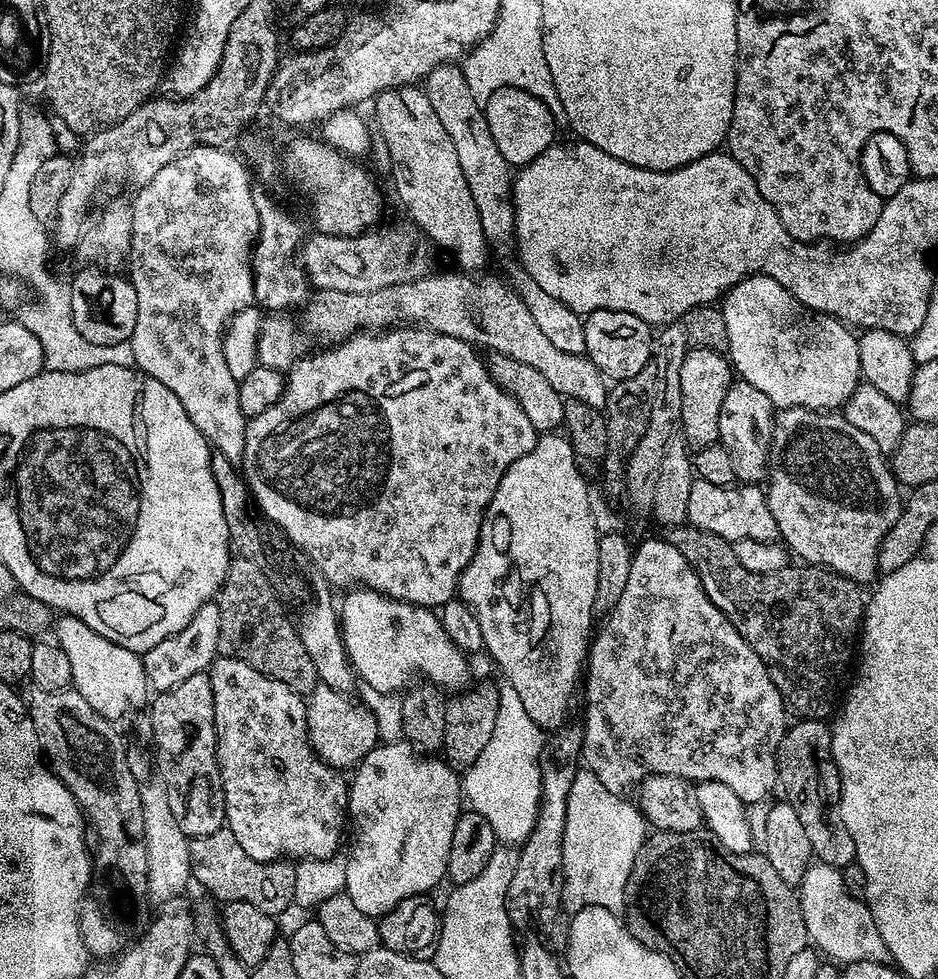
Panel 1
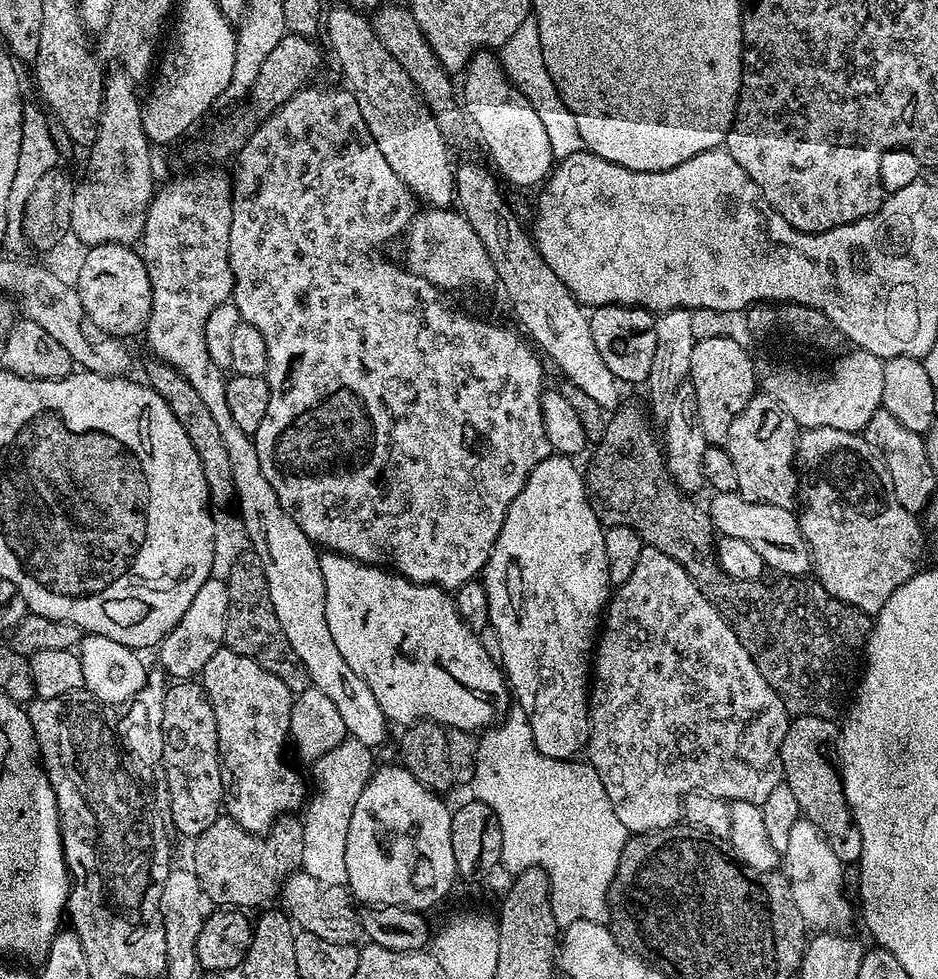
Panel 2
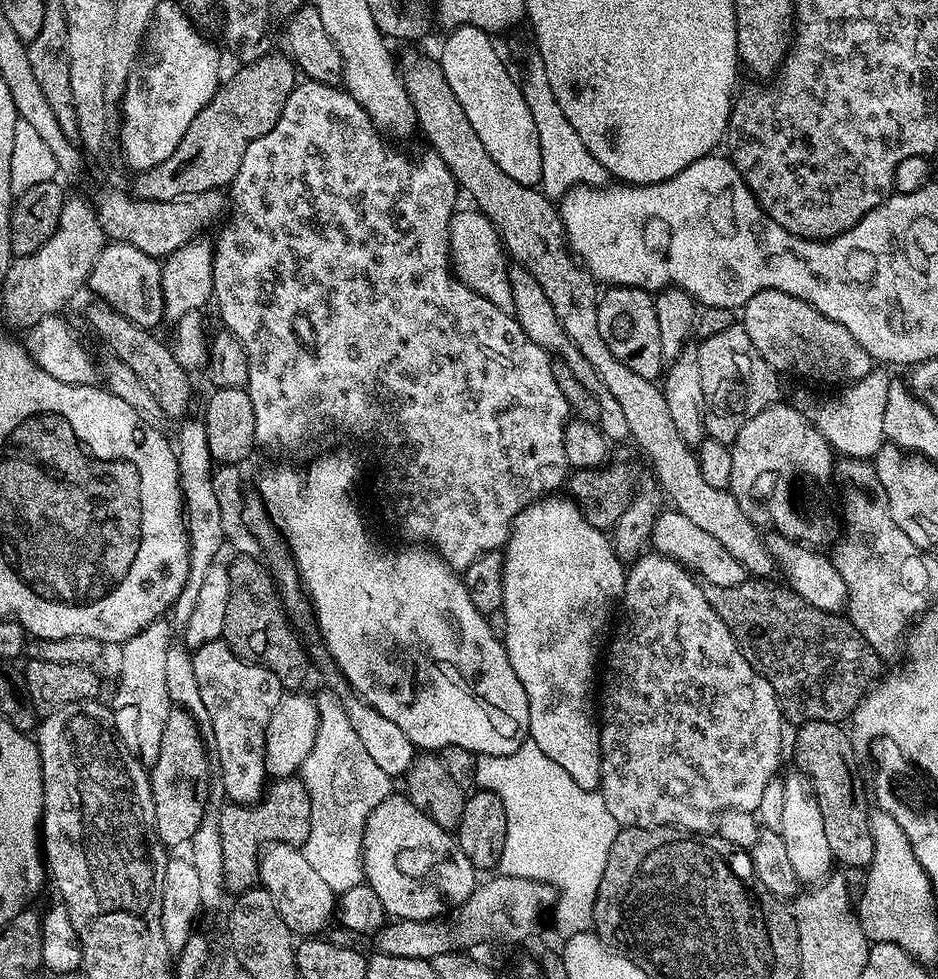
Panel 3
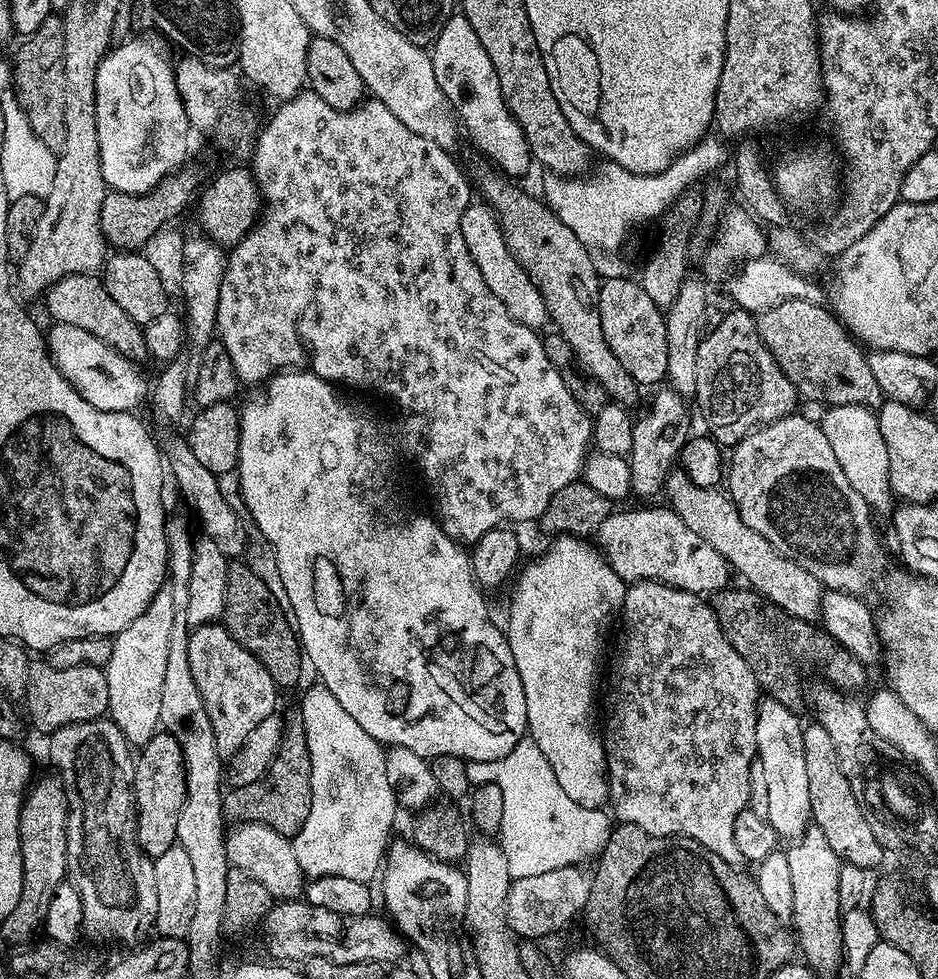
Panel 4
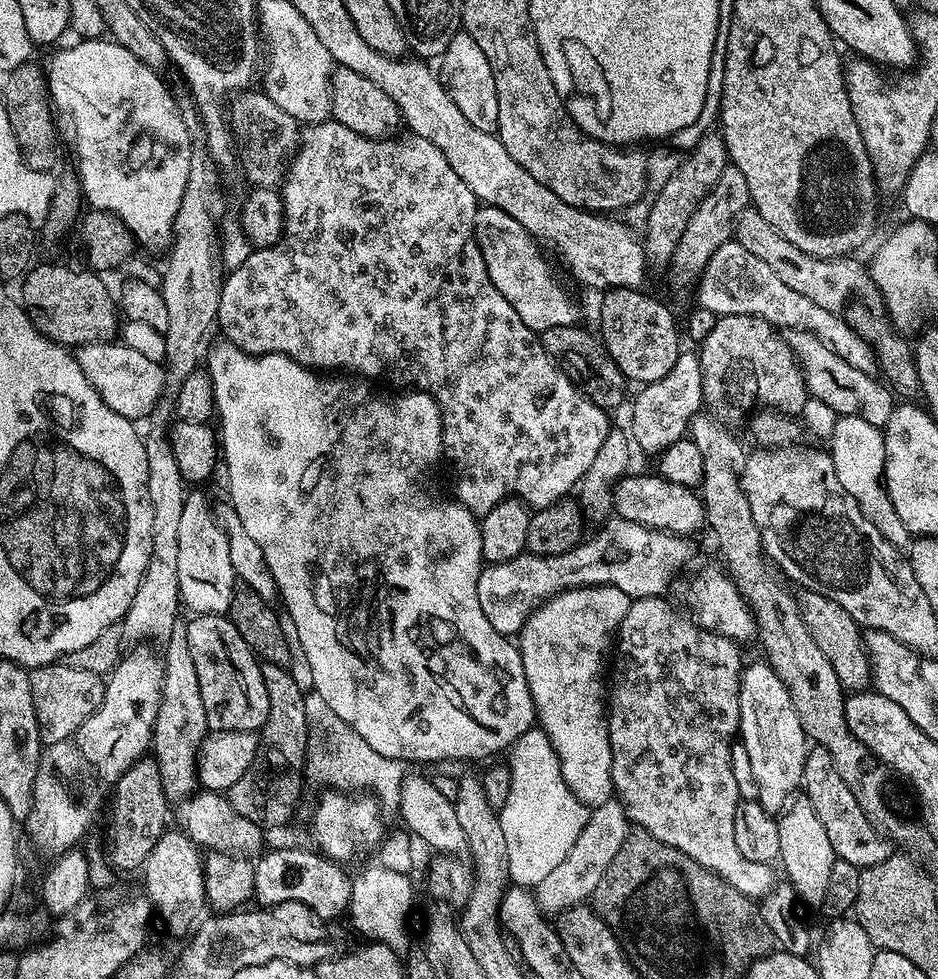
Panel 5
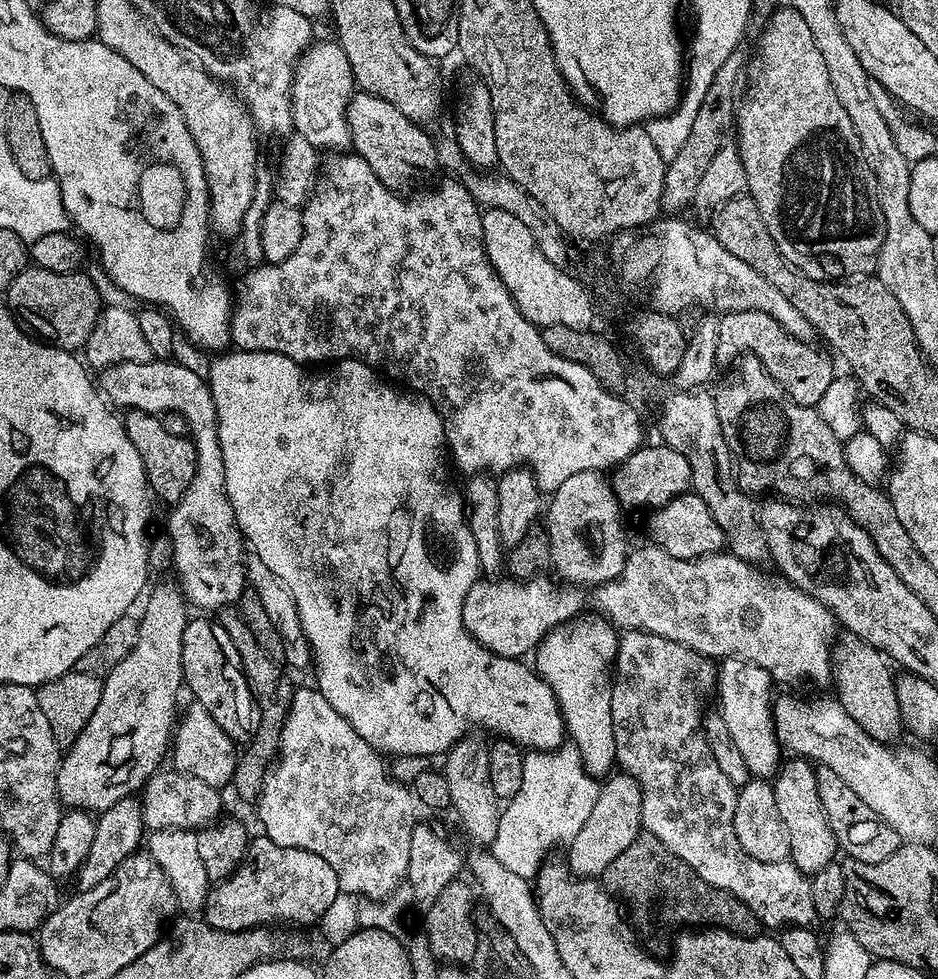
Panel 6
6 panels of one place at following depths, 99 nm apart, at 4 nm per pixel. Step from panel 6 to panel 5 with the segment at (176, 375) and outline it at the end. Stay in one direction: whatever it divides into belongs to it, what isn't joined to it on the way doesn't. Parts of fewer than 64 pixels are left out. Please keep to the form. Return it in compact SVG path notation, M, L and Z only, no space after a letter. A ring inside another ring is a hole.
M123 342L81 344L75 349L74 355L78 362L78 366L82 370L82 374L86 374L90 386L94 386L94 390L102 398L102 402L106 402L106 406L110 406L110 410L122 414L130 421L139 421L139 416L147 417L149 413L151 413L153 406L159 402L160 397L165 395L165 365L158 361L150 361L145 355L138 354L137 350L132 350L130 346ZM192 490L184 497L182 519L178 525L178 586L180 598L185 609L192 614L224 614L232 607L232 599L238 590L238 581L234 574L234 566L230 566L230 545L226 542L226 534L222 526L218 526L214 508L208 505L208 496L204 490Z

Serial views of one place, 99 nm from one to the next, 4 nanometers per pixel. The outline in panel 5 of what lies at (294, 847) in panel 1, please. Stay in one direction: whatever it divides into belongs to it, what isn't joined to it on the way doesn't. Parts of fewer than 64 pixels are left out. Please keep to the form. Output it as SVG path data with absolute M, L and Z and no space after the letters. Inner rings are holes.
M196 614L191 619L184 629L184 638L190 642L190 655L198 673L209 729L212 732L259 733L268 721L270 710L266 682L262 682L261 661L227 615Z

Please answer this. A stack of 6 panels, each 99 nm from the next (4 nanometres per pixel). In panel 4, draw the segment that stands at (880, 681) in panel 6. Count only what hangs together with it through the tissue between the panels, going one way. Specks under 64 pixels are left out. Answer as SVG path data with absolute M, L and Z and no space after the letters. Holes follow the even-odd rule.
M673 470L664 482L664 492L668 496L667 503L678 518L682 518L703 541L710 542L725 559L729 569L735 575L737 572L745 580L741 581L757 596L787 617L809 622L821 619L820 606L825 589L818 578L802 570L798 562L790 562L790 558L781 556L778 550L774 550L774 546L770 546L770 542L766 542L766 538L762 538L762 534L758 534L758 530L746 526L736 505L723 491L694 486L694 482L690 482L683 470Z

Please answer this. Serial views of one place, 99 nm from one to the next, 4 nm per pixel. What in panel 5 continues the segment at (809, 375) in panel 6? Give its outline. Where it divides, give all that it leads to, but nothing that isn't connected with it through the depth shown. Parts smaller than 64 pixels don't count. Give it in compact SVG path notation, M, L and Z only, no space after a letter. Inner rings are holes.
M757 316L719 317L714 330L699 345L698 355L702 366L704 408L707 415L725 426L736 426L744 415L747 417L759 408L796 418L810 398L804 372L787 339L773 324Z

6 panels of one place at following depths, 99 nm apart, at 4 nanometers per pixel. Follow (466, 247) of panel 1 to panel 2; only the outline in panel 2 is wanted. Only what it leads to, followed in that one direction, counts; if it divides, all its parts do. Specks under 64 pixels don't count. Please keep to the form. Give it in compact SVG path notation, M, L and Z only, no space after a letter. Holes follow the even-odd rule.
M351 6L345 8L327 9L326 19L322 24L323 31L328 31L328 44L340 63L340 72L344 75L343 83L347 91L358 102L358 110L362 110L362 122L366 122L366 130L370 130L370 138L382 150L382 158L390 165L390 170L402 178L404 185L411 190L421 205L432 208L446 208L453 203L456 190L456 174L452 156L448 153L449 143L445 140L442 130L438 130L438 122L434 114L424 105L424 100L418 94L414 82L410 82L410 74L394 62L390 50L378 42L372 29L371 19L363 11Z

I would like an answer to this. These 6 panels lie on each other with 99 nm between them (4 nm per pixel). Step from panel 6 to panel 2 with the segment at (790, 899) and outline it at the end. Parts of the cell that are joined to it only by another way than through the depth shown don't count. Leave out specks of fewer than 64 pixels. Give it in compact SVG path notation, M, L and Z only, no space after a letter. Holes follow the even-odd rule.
M645 547L638 557L638 566L634 566L634 574L626 578L626 582L615 589L614 595L606 605L606 615L602 620L602 627L598 632L598 639L594 649L594 679L590 684L588 698L588 746L586 749L587 763L602 778L602 786L606 790L606 798L610 798L610 806L614 814L618 814L618 822L626 826L629 834L641 832L657 832L663 828L673 827L681 819L682 801L690 792L703 792L706 796L716 796L720 800L733 802L741 800L756 805L766 802L774 786L778 786L784 779L780 747L782 738L786 738L790 717L782 706L782 698L762 678L758 666L754 666L754 658L738 642L734 630L724 620L724 616L698 590L698 586L686 574L686 570L674 558L662 554L662 550Z

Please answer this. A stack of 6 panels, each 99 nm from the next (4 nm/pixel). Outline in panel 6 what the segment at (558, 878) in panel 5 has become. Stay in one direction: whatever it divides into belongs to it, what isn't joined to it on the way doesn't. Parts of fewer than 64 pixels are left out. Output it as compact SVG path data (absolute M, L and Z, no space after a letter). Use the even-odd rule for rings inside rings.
M612 774L603 781L598 798L594 802L594 810L590 810L590 818L586 818L582 830L567 849L566 863L574 876L581 878L603 877L606 866L634 842L634 838L642 831L642 790L638 782L627 774Z

